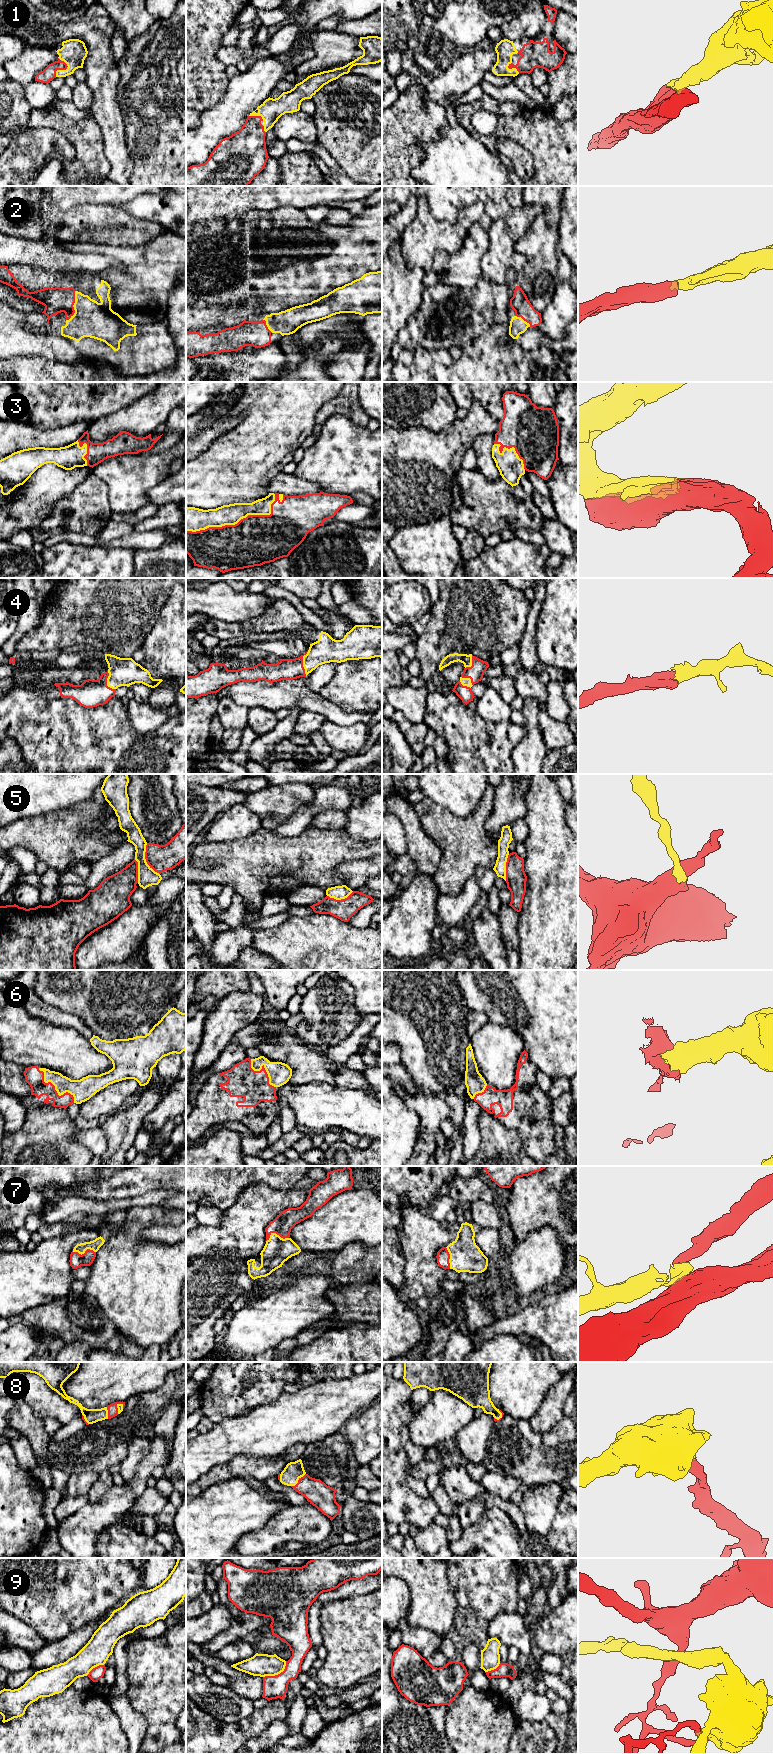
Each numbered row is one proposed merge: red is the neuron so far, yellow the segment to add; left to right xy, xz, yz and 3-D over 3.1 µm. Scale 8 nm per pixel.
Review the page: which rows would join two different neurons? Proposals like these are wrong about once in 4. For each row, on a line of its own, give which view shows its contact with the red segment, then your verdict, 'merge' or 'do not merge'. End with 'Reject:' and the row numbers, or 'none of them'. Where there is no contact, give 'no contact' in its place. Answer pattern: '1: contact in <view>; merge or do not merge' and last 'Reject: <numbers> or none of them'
1: contact in xy; merge
2: contact in xy; merge
3: contact in xz; merge
4: contact in xz; merge
5: contact in xy; do not merge
6: contact in xy; merge
7: contact in xz; merge
8: contact in xz; merge
9: contact in xz; do not merge
Reject: 5, 9

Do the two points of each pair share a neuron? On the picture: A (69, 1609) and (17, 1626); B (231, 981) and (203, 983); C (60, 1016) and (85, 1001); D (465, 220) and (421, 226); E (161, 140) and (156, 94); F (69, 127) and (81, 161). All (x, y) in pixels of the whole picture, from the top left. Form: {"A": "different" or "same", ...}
{"A": "different", "B": "same", "C": "different", "D": "same", "E": "same", "F": "same"}

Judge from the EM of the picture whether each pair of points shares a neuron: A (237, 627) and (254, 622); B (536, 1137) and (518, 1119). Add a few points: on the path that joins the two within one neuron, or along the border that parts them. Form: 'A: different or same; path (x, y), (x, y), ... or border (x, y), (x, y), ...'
A: same; path (241, 627), (250, 625)
B: same; path (532, 1133), (522, 1123)

